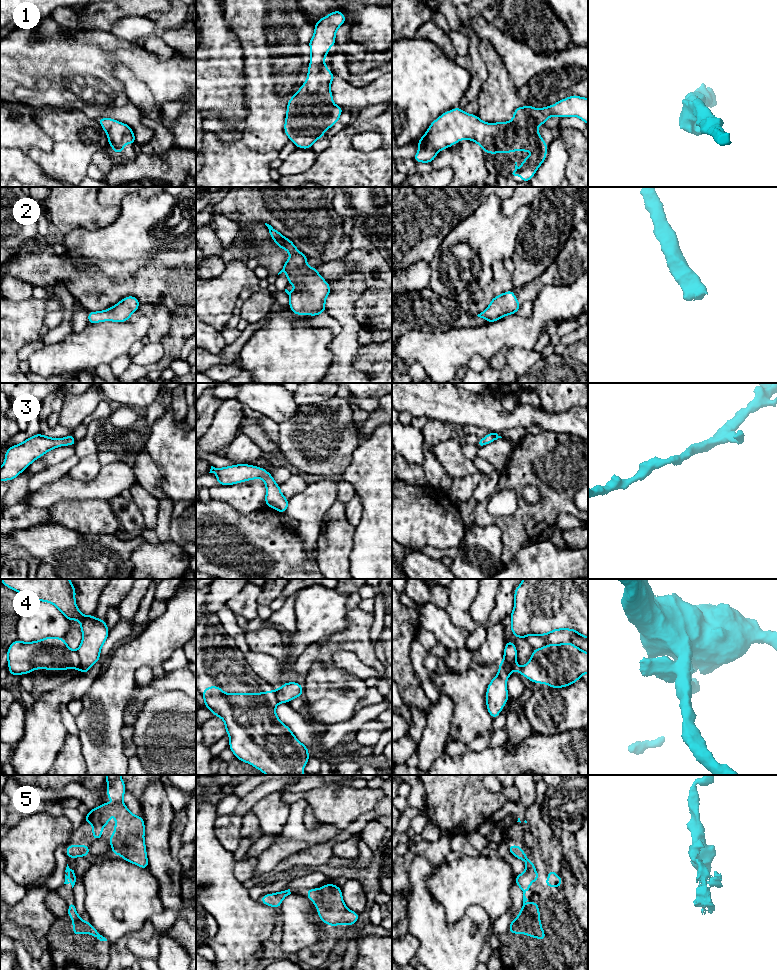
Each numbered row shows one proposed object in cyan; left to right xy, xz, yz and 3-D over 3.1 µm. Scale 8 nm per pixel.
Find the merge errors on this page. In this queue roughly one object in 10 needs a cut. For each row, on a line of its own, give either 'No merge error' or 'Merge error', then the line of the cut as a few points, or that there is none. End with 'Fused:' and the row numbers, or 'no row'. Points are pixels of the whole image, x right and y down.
1: No merge error. No split
2: No merge error. No split
3: No merge error. No split
4: Merge error. Split along xy (76, 651), (79, 657), (79, 668)
5: No merge error. No split
Fused: 4

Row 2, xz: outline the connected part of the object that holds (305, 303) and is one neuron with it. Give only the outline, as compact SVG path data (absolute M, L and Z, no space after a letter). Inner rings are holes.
M265 223L269 229L271 238L276 245L290 253L290 258L283 264L283 269L278 273L287 273L288 285L294 284L296 289L285 292L289 295L289 306L296 315L317 316L326 311L325 300L331 293L330 286L316 267L307 267L308 257L302 254L294 243L285 238L271 225Z

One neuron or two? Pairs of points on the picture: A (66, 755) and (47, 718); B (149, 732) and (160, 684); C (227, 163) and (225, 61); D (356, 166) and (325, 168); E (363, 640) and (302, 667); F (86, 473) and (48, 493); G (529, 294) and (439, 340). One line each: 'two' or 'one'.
A: two
B: two
C: two
D: one
E: one
F: two
G: two

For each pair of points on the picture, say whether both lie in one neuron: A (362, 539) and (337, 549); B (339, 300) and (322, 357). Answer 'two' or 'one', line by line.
A: two
B: two

